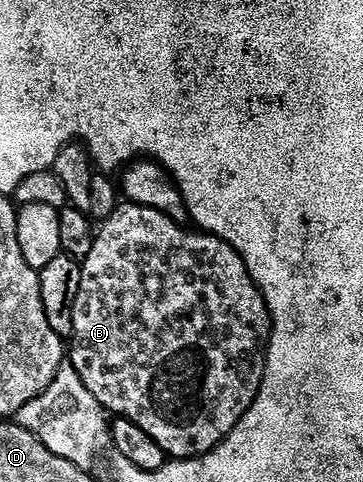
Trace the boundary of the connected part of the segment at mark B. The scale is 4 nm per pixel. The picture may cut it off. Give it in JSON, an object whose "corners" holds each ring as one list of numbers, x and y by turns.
{"corners":[[128,202,118,203,115,214,111,214,111,218,107,218,96,229,97,237,95,246,91,246,91,254,87,254,87,258,80,261,81,281,79,295,75,298,73,334,67,360,77,371,79,378,83,378,83,386,87,386,91,394,95,394,106,413,135,422,139,430,151,434,151,438,155,438,155,442,163,446,166,457,173,460,194,460,195,457,205,456,215,450,215,446,222,444,255,402,265,373,265,353,269,346,271,321,263,294,258,290,239,253,218,236,210,236,200,230,188,232,181,227,185,226,167,218,167,214,159,210]]}

